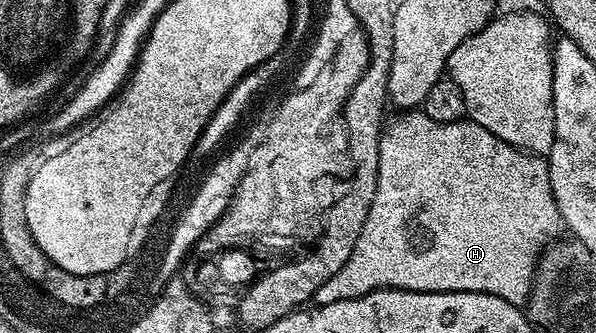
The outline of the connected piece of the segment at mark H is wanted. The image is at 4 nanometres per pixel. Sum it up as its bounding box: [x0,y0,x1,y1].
[314,112,562,307]

